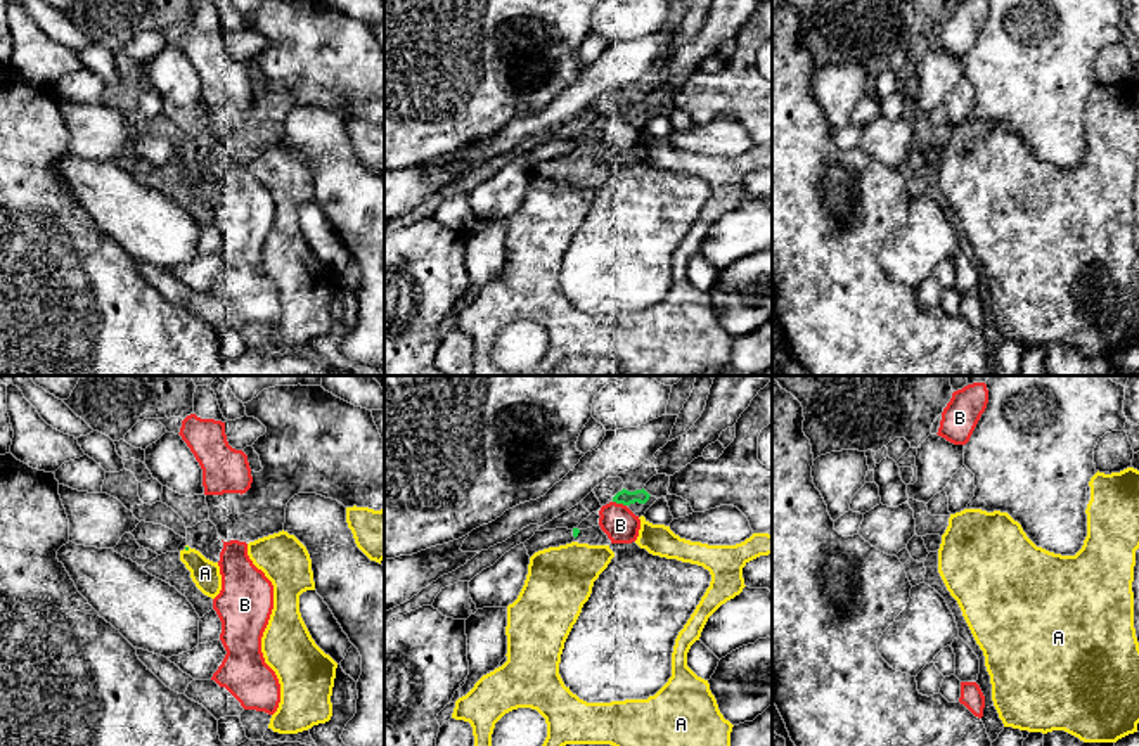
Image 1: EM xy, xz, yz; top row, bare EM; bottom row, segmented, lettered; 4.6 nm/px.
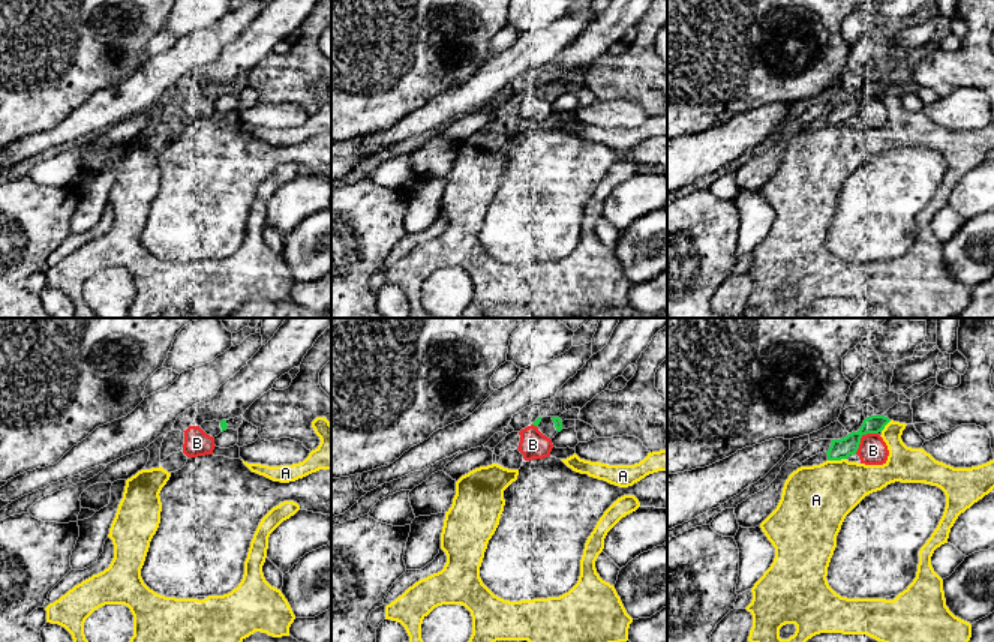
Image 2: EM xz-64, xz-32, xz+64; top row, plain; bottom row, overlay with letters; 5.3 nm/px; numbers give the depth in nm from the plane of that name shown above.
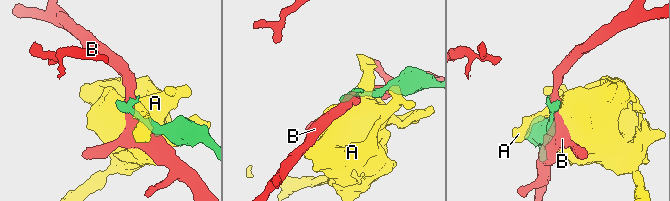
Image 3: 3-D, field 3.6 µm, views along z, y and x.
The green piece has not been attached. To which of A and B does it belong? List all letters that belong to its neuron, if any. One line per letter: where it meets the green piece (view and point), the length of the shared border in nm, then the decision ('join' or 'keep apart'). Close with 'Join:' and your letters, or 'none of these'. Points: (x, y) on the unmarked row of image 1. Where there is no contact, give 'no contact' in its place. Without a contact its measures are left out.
A: xy (186, 160) | 30 nm | keep apart
B: xz (620, 115) | 70 nm | keep apart
Join: none of these

